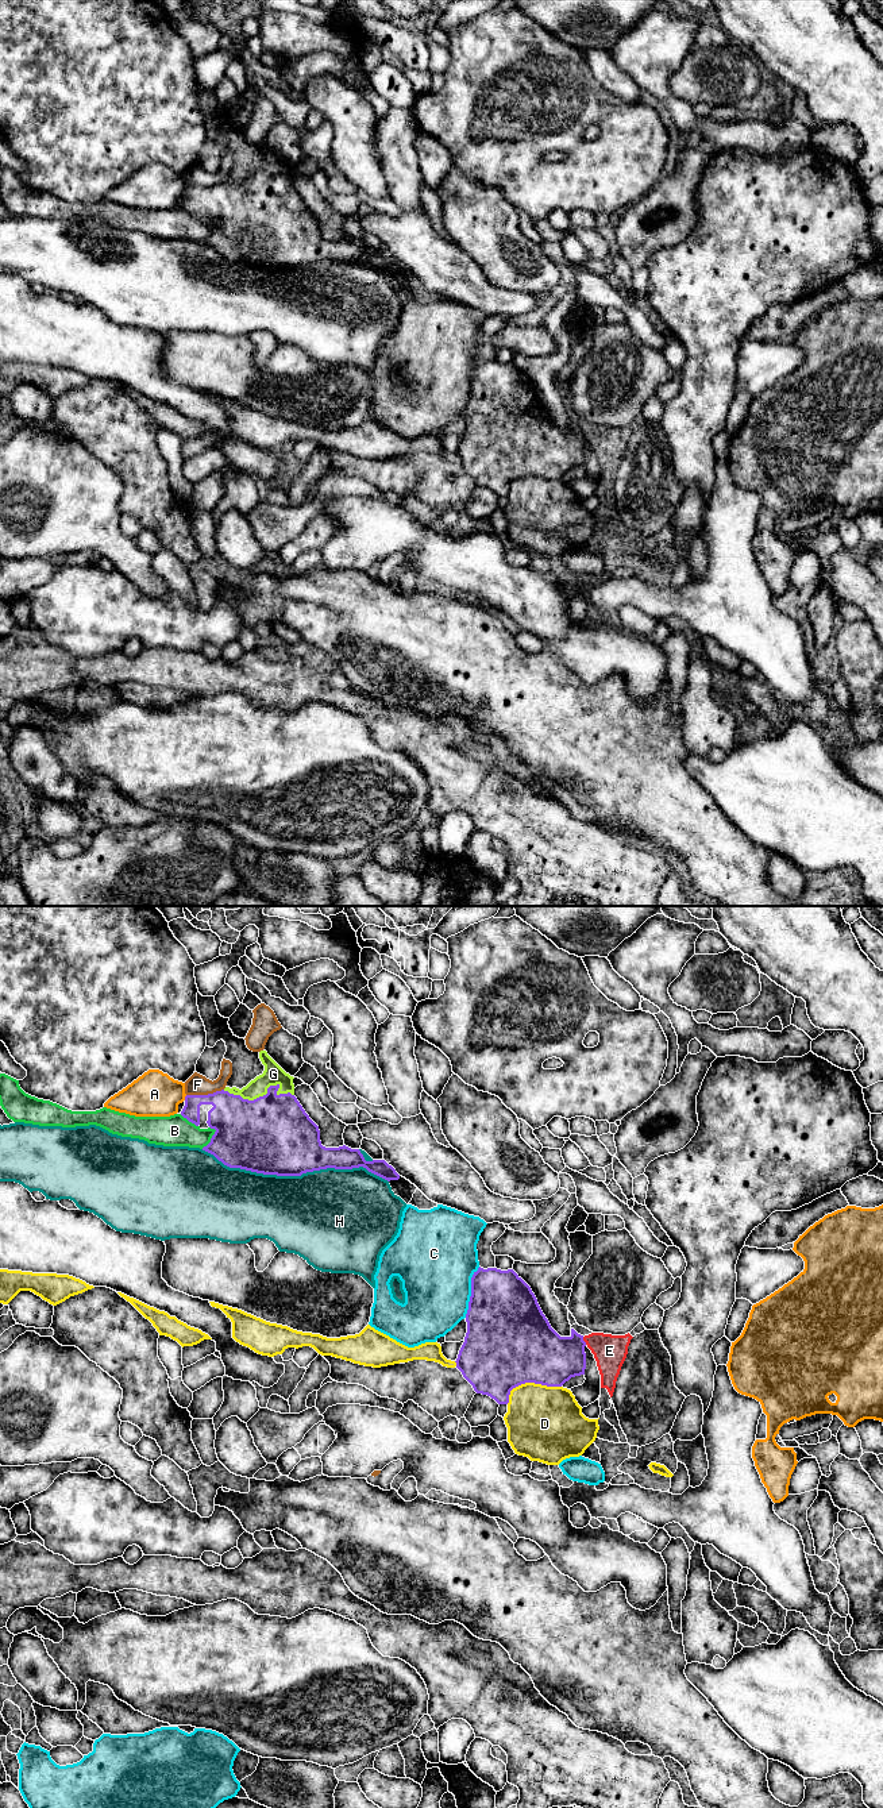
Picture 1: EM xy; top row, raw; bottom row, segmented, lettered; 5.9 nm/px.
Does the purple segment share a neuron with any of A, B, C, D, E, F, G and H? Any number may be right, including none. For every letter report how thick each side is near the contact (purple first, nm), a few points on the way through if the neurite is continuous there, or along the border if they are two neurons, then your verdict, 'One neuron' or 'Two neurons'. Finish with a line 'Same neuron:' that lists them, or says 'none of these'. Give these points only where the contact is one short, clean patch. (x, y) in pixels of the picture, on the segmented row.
A: Thickness 170 nm (purple) against 280 nm. Two neurons
B: Thickness 420 nm (purple) against 190 nm. Two neurons
C: Thickness 440 nm (purple) against 420 nm. Two neurons
D: Thickness 500 nm (purple) against 420 nm. Two neurons
E: Thickness 320 nm (purple) against 190 nm. Two neurons
F: Thickness 280 nm (purple) against 130 nm. Boundary: xy (223, 1088), (215, 1093), (186, 1095). Two neurons
G: Thickness 480 nm (purple) against 120 nm. One neuron
H: Thickness 440 nm (purple) against 480 nm. Two neurons
Same neuron: G

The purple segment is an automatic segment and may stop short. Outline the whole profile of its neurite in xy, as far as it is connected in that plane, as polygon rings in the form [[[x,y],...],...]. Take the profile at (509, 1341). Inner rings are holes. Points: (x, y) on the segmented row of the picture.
[[[478,1268],[471,1277],[471,1296],[466,1314],[467,1333],[456,1358],[456,1368],[477,1393],[487,1395],[498,1404],[508,1404],[510,1391],[525,1383],[562,1387],[571,1377],[585,1375],[586,1353],[583,1335],[571,1329],[570,1337],[560,1337],[543,1314],[531,1287],[513,1271]]]

